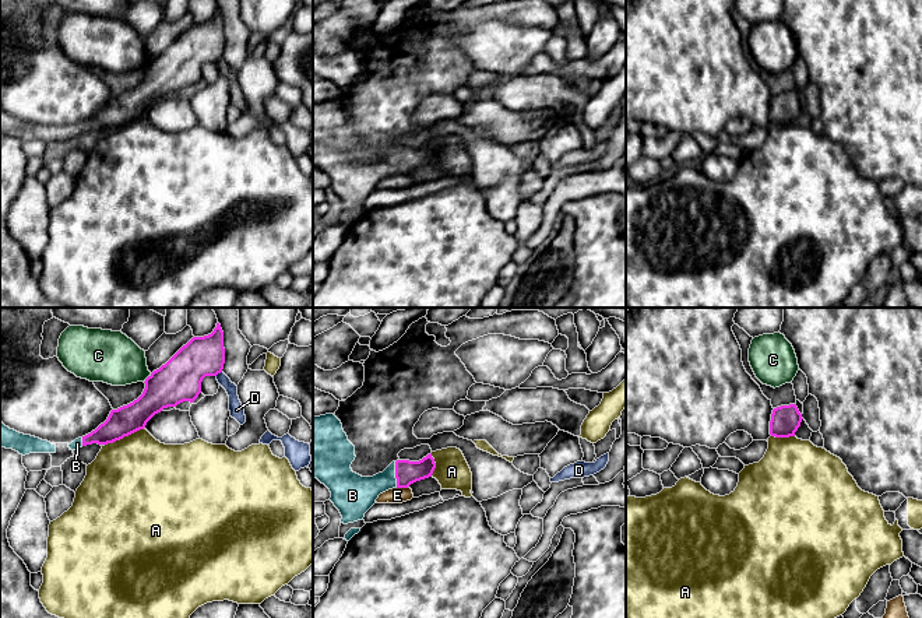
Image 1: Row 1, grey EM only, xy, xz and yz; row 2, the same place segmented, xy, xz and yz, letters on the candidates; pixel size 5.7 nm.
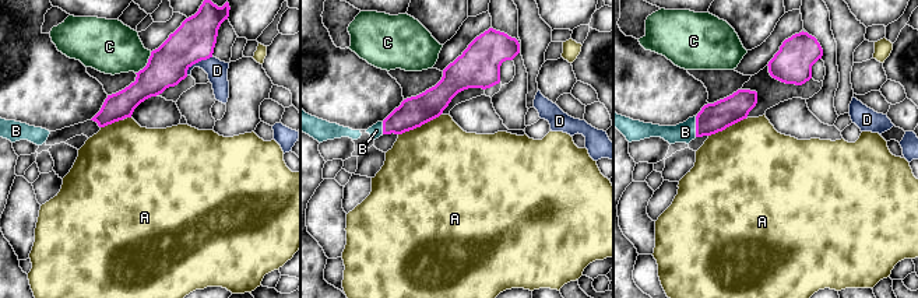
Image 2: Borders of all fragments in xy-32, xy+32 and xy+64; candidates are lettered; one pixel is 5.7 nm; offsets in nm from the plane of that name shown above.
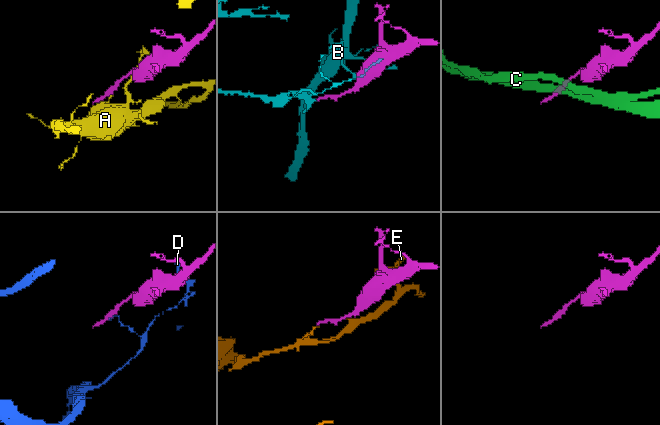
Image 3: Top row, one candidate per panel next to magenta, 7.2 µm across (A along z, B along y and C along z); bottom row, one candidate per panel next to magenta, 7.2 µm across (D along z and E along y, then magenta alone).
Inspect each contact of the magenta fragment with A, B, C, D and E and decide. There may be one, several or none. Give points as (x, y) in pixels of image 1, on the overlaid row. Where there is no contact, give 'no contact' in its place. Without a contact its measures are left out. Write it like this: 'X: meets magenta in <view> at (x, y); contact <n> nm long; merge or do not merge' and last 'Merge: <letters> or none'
A: meets magenta in xy at (125, 435); contact 260 nm long; do not merge
B: meets magenta in xz at (396, 474); contact 150 nm long; merge
C: meets magenta in xy at (147, 378); contact 70 nm long; do not merge
D: meets magenta in xy at (218, 372); contact 50 nm long; do not merge
E: meets magenta in xz at (403, 487); contact 60 nm long; do not merge
Merge: B

